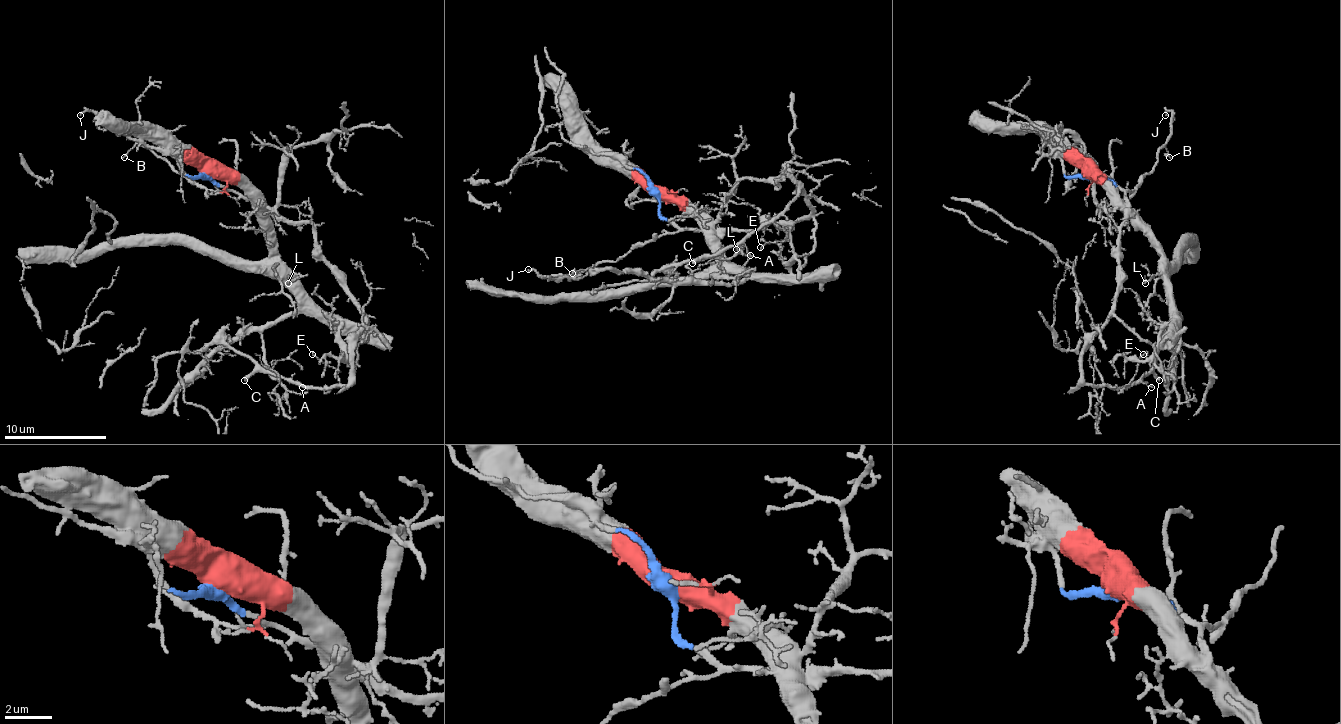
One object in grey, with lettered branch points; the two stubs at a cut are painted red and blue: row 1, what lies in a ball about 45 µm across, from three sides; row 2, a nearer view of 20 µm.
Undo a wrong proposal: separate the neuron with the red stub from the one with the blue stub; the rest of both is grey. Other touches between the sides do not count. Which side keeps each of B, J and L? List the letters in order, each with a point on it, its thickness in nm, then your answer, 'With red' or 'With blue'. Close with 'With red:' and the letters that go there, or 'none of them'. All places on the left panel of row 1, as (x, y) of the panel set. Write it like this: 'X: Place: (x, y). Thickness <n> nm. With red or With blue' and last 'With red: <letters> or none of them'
B: Place: (124, 157). Thickness 150 nm. With blue
J: Place: (80, 115). Thickness 160 nm. With blue
L: Place: (288, 283). Thickness 140 nm. With red
With red: L

